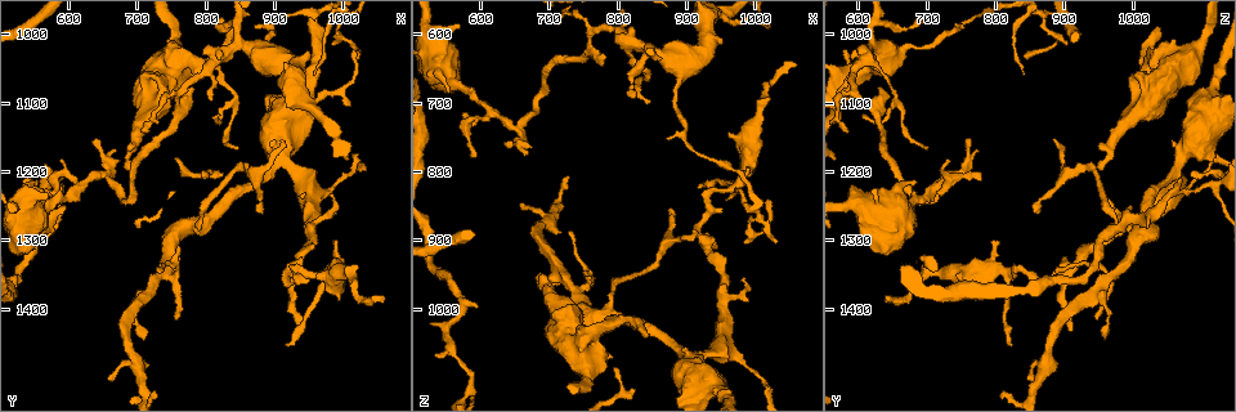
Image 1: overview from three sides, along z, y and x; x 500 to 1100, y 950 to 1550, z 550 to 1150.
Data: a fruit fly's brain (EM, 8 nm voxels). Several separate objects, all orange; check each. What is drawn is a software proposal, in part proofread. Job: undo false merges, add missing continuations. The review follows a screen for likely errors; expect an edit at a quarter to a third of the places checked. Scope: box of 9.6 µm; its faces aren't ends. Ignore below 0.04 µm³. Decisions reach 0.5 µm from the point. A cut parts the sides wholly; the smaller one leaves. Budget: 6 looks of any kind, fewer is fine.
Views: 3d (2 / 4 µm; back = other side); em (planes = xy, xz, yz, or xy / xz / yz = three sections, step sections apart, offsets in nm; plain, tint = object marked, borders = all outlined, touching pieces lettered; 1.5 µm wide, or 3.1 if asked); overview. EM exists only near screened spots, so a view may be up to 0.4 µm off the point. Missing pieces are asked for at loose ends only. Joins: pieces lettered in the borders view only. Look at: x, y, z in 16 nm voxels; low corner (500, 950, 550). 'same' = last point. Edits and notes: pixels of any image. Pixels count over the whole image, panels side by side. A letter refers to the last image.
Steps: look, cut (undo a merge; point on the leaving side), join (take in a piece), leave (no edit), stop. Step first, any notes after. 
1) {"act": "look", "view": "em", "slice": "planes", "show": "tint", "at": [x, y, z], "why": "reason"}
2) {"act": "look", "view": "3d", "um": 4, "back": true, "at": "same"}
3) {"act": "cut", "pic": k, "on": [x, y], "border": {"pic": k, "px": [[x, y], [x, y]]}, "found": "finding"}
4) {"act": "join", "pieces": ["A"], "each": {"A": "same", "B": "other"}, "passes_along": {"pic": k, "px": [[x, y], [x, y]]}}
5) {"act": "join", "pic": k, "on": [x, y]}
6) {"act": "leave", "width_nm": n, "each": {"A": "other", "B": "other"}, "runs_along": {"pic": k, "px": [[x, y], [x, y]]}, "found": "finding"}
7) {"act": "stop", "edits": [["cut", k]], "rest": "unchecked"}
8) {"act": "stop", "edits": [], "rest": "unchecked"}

{"act": "look", "view": "em", "slice": "xy", "step": 4, "show": "tint", "at": [835, 990, 1040], "why": "branch stops here"}

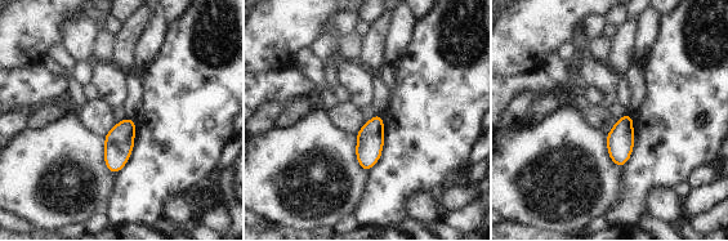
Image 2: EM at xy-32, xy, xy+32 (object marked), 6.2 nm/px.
{"act": "look", "view": "em", "slice": "planes", "show": "borders", "at": "same"}

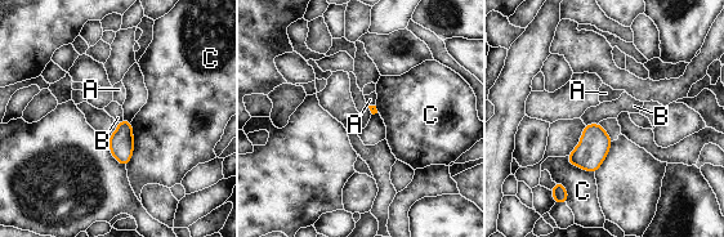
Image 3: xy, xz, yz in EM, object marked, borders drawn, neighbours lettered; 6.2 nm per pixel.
{"act": "leave", "each": {"A": "other", "B": "other", "C": "other"}, "border": {"pic": 3, "px": [[598, 123], [588, 123], [585, 125]]}, "found": "no lettered piece goes on from it"}

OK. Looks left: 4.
{"act": "look", "view": "3d", "um": 4, "at": [585, 1220, 1120], "why": "abrupt turn"}

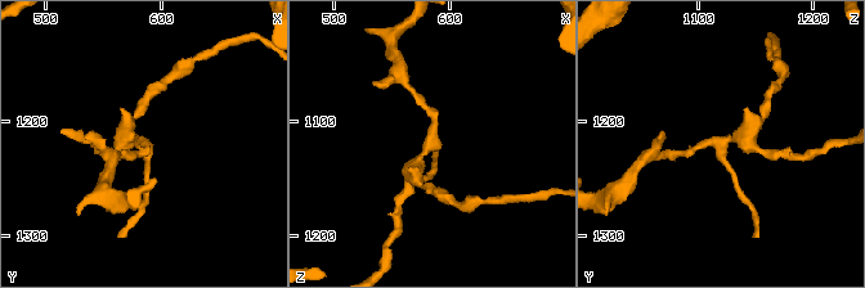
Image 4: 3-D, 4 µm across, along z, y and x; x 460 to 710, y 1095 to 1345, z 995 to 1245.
{"act": "look", "view": "em", "slice": "planes", "show": "plain", "at": [588, 1222, 1116]}

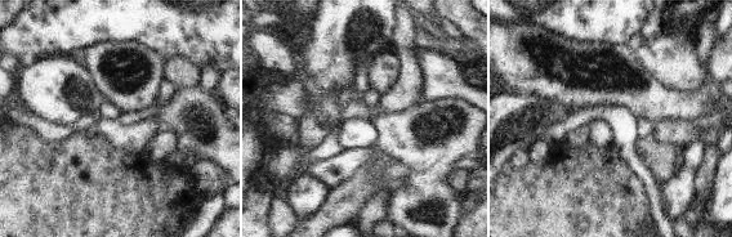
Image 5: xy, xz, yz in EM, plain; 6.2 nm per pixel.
{"act": "look", "view": "em", "slice": "planes", "show": "borders", "at": "same", "why": "see the neighbours"}

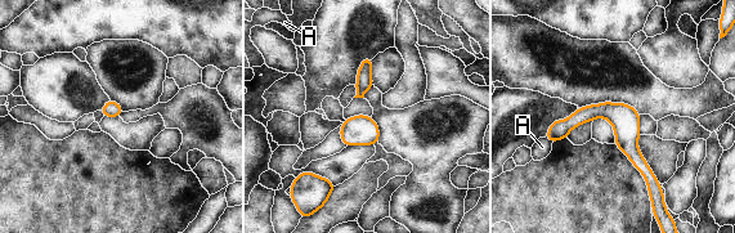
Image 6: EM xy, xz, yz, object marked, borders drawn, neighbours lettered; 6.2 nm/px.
{"act": "leave", "each": {"A": "other"}, "runs_along": {"pic": 6, "px": [[555, 124], [608, 112], [654, 186]]}, "found": "all the same cell"}

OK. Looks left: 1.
{"act": "look", "view": "em", "slice": "planes", "show": "borders", "at": [945, 1430, 910], "why": "thin end"}

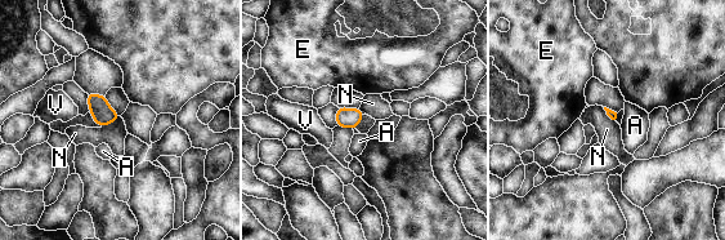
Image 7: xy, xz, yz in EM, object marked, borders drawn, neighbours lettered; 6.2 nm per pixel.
{"act": "leave", "each": {"A": "other", "E": "other", "N": "other", "V": "other"}, "found": "no lettered piece goes on from it"}

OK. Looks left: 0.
{"act": "stop", "edits": [], "rest": "unchecked"}

